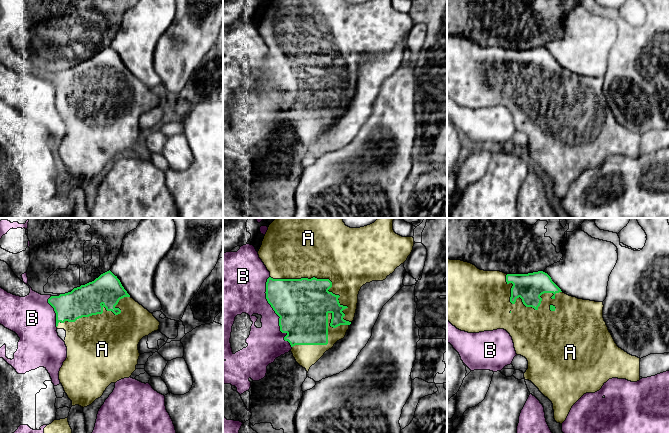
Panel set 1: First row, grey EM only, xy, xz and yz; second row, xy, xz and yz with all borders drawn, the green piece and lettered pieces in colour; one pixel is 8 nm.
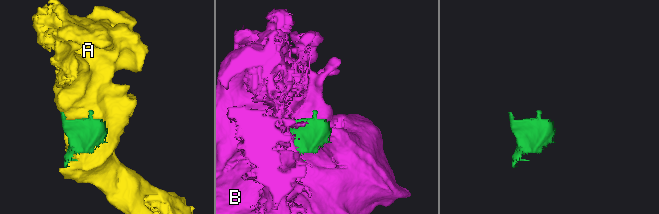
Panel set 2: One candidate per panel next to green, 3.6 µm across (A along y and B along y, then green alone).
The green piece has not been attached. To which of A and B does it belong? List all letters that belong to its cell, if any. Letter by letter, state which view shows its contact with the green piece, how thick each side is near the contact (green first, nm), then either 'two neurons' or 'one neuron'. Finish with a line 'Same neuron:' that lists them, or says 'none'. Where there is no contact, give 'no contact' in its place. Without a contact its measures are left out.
A: meets green in xz; 380 nm thick on the green side, 500 nm on the other; one neuron
B: meets green in xz; 420 nm thick on the green side, 260 nm on the other; two neurons
Same neuron: A

